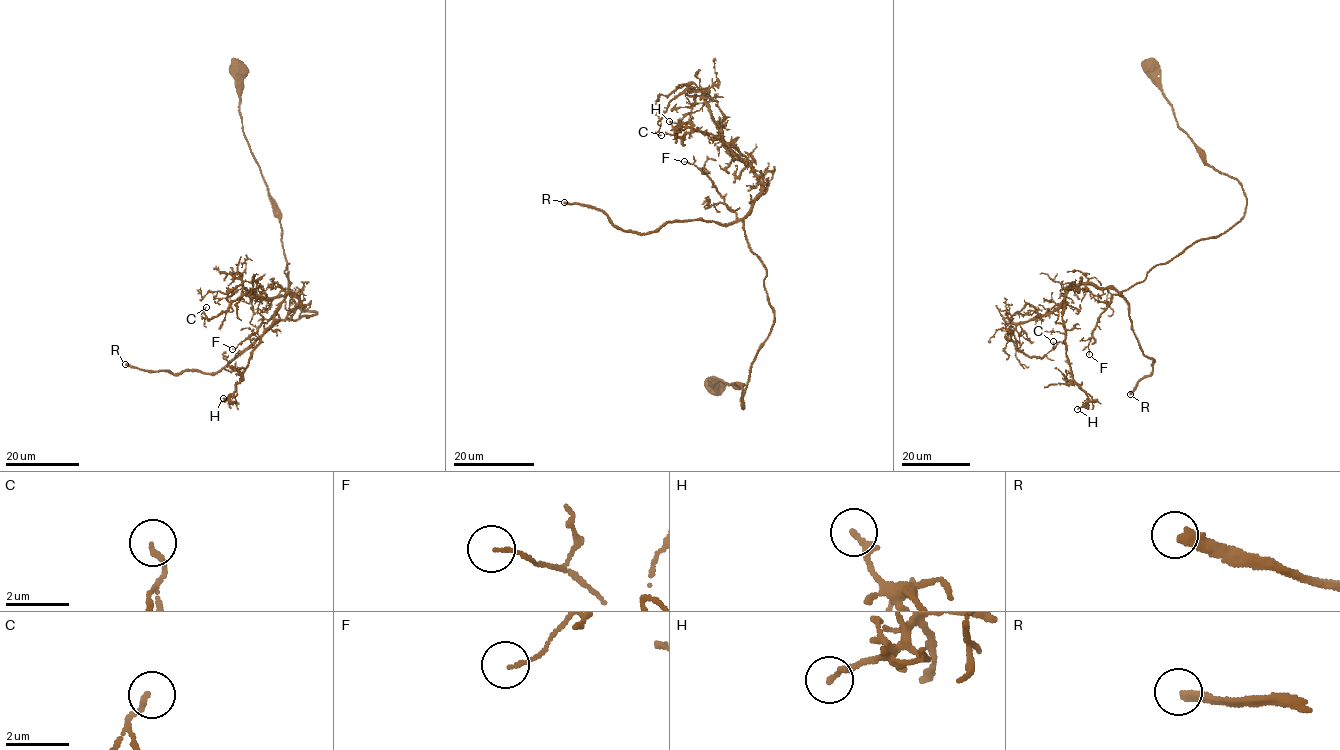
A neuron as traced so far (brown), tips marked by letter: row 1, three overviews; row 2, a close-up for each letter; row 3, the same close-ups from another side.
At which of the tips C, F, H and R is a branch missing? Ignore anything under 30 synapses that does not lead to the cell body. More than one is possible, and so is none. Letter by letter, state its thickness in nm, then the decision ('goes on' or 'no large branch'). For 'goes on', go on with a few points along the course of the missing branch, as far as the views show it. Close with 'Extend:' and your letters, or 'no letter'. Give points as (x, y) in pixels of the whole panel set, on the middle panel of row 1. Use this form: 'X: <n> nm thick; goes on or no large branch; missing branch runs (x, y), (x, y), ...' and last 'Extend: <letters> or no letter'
C: 150 nm thick; no large branch
F: 100 nm thick; no large branch
H: 200 nm thick; no large branch
R: 340 nm thick; goes on; missing branch runs (564, 202), (539, 195), (515, 175), (514, 130), (523, 110), (566, 63), (552, 66)
Extend: R

